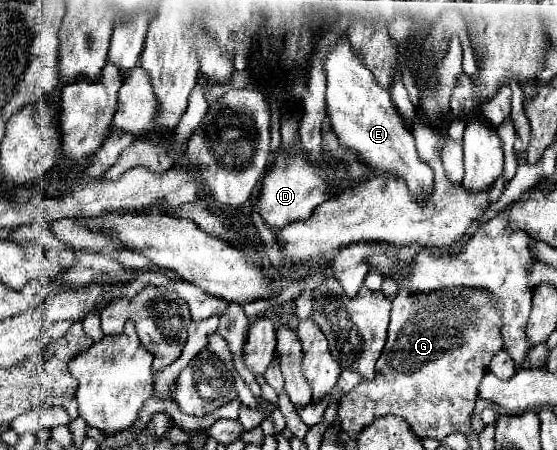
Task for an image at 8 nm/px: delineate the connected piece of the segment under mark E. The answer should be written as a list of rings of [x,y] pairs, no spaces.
[[[346,35],[336,39],[336,43],[326,53],[322,67],[326,73],[326,113],[340,145],[356,151],[368,167],[380,171],[386,169],[384,173],[402,177],[414,197],[426,197],[432,189],[434,173],[418,159],[414,137],[404,127],[404,121],[392,103],[390,91],[378,85],[372,71],[350,47]]]

